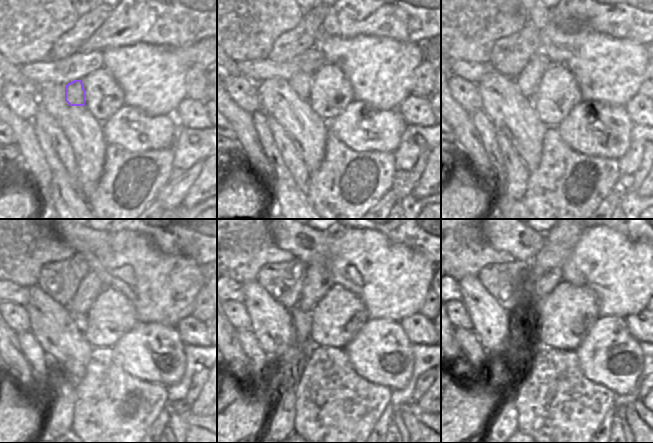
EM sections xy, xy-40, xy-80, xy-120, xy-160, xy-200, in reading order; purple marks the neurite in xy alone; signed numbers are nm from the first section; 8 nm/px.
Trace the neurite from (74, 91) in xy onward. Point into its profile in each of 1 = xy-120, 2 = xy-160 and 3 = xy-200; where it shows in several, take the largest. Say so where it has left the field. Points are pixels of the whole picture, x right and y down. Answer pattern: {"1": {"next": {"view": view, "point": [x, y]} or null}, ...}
{"1": {"next": {"view": "xy-120", "point": [91, 286]}}, "2": {"next": {"view": "xy-160", "point": [318, 281]}}, "3": {"next": {"view": "xy-200", "point": [545, 273]}}}

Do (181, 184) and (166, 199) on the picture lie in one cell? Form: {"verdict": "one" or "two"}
{"verdict": "one"}

